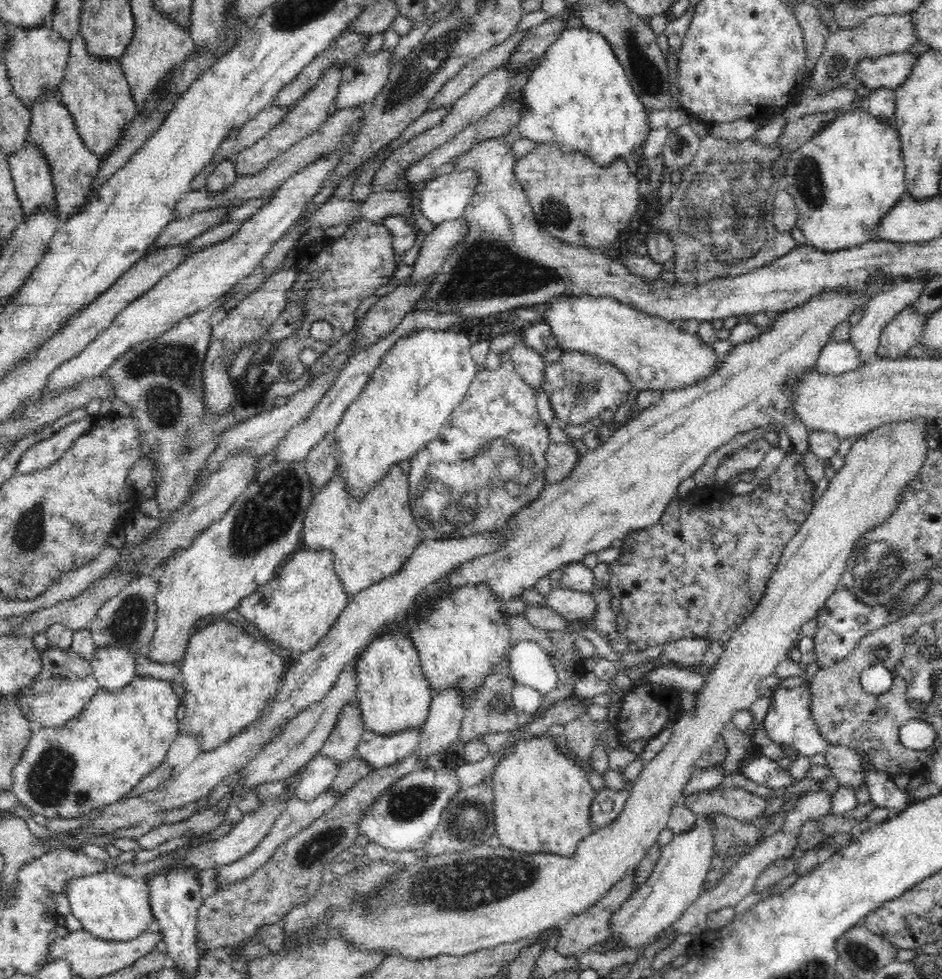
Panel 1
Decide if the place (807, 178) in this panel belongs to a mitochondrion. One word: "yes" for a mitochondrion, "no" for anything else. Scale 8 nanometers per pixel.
yes

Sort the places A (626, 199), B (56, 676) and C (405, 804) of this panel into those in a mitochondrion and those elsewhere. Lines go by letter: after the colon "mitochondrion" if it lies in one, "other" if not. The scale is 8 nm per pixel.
A: other
B: mitochondrion
C: mitochondrion

